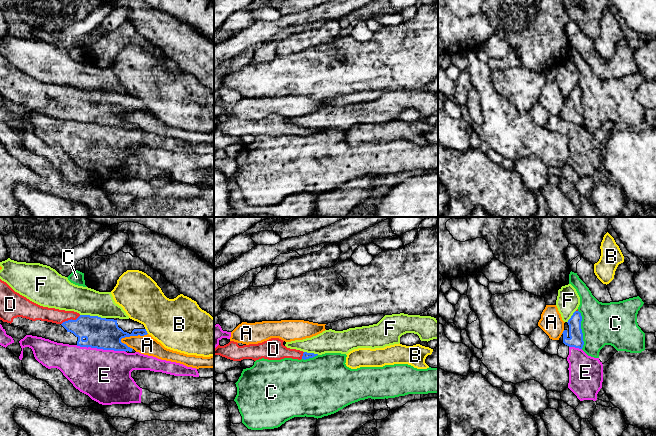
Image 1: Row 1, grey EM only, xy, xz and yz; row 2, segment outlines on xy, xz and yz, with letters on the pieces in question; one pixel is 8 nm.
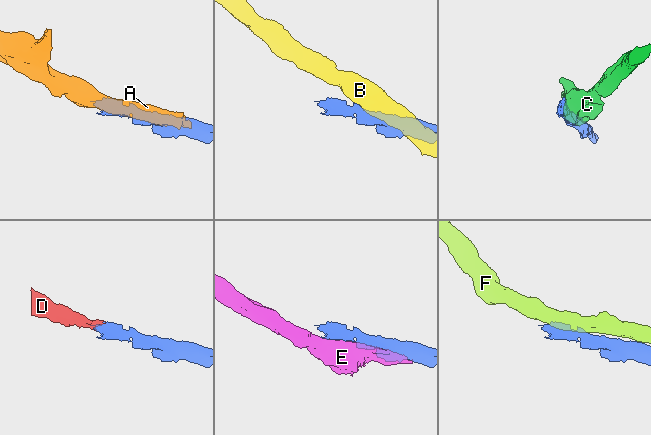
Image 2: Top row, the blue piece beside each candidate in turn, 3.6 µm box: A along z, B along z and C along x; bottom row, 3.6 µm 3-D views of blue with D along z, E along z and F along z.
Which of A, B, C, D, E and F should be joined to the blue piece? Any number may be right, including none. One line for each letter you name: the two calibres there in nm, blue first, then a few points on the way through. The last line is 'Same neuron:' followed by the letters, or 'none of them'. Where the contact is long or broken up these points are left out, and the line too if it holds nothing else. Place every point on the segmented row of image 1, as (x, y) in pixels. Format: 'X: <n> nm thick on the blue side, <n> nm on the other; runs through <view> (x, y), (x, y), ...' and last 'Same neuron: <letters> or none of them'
D: 240 nm thick on the blue side, 120 nm on the other; runs through xy (99, 332), (71, 319), (53, 315)
Same neuron: D

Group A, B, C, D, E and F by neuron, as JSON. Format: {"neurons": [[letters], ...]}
{"neurons": [["A"], ["B"], ["C"], ["D"], ["E"], ["F"]]}

